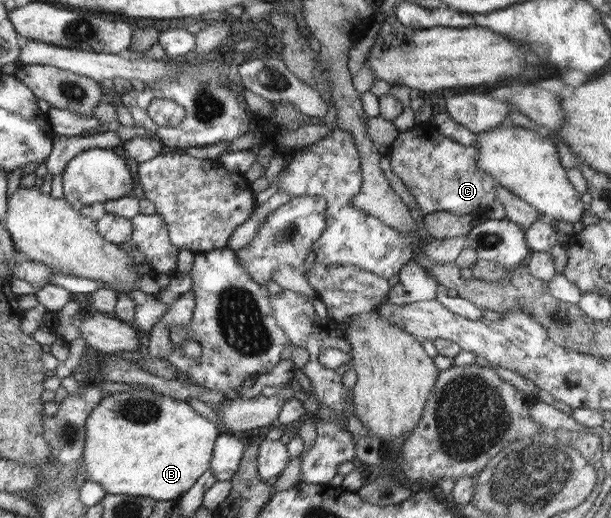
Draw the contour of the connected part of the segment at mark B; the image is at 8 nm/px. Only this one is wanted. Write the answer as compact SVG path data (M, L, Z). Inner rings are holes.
M129 389L102 399L90 413L85 430L82 459L88 479L100 483L106 493L150 497L155 501L177 500L189 491L209 469L211 451L214 451L215 439L219 437L219 429L197 413L189 402L143 389Z

